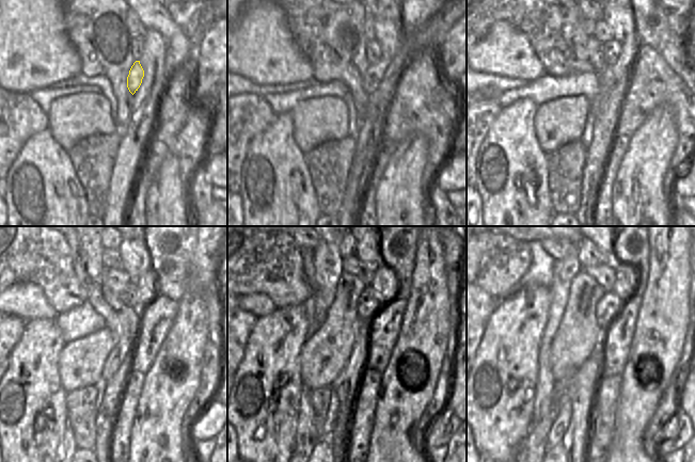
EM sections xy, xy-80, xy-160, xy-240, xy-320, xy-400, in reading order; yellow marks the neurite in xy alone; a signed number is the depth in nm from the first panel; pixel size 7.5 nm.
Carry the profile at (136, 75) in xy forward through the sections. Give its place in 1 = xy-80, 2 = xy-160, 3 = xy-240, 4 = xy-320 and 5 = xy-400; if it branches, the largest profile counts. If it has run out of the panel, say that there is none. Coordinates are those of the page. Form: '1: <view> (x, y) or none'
1: xy-80 (374, 75)
2: xy-160 (609, 77)
3: xy-240 (146, 284)
4: xy-320 (384, 283)
5: xy-400 (626, 283)

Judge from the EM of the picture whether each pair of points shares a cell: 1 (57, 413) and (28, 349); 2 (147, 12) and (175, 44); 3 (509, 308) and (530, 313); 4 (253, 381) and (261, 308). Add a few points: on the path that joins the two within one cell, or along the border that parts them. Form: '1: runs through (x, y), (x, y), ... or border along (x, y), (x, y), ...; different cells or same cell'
1: runs through (47, 397), (33, 383), (33, 365); same cell
2: runs through (156, 19), (172, 35); same cell
3: runs through (515, 313), (524, 313); same cell
4: border along (277, 308), (257, 317); different cells

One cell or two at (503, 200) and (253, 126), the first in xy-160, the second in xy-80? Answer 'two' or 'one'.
two

